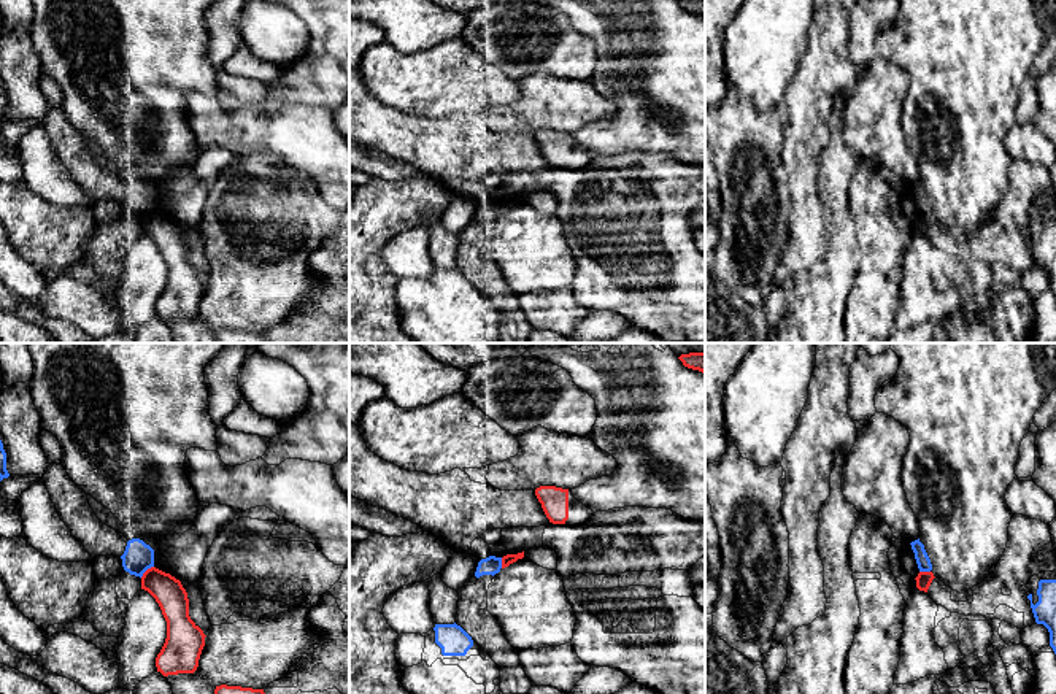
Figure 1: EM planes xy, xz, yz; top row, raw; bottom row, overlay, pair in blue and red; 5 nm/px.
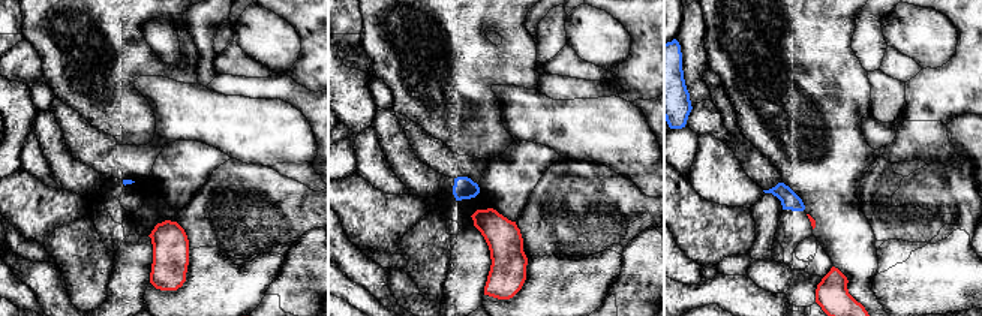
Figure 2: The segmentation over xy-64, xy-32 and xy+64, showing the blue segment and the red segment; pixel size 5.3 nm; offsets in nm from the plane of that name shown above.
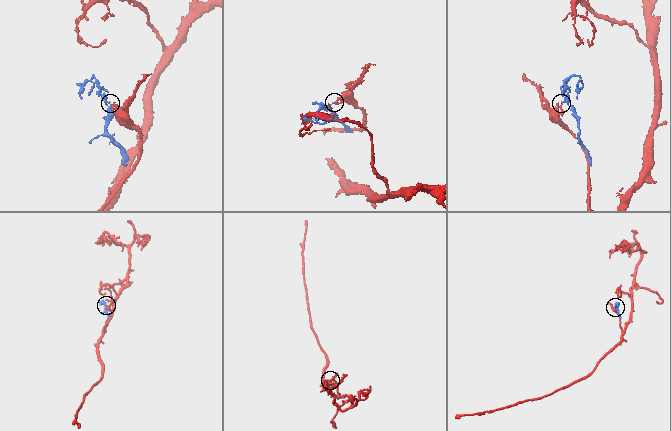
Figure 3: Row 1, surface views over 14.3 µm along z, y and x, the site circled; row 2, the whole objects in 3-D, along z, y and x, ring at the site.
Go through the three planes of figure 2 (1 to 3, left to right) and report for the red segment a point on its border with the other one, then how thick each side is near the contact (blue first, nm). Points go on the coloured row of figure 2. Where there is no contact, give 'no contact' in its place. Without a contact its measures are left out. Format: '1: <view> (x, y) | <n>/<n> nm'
1: no contact
2: no contact
3: no contact

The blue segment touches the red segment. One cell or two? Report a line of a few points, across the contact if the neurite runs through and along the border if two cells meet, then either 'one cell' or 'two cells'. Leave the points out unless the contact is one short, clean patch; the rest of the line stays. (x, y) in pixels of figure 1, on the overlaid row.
two cells

